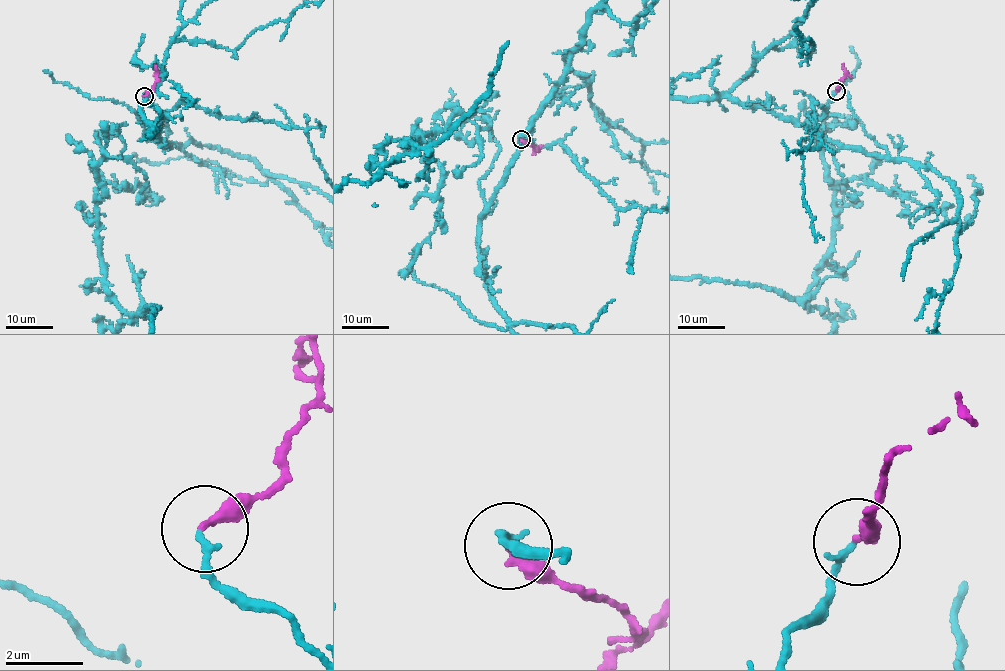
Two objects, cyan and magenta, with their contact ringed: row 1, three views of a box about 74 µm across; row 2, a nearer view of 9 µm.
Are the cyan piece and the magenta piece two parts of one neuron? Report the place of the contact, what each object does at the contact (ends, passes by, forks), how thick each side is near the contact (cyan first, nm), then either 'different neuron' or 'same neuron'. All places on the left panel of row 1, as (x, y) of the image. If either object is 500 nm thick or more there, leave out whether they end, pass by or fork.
place (144, 96); cyan ends; magenta ends; calibres 180 and 280 nm; same neuron

